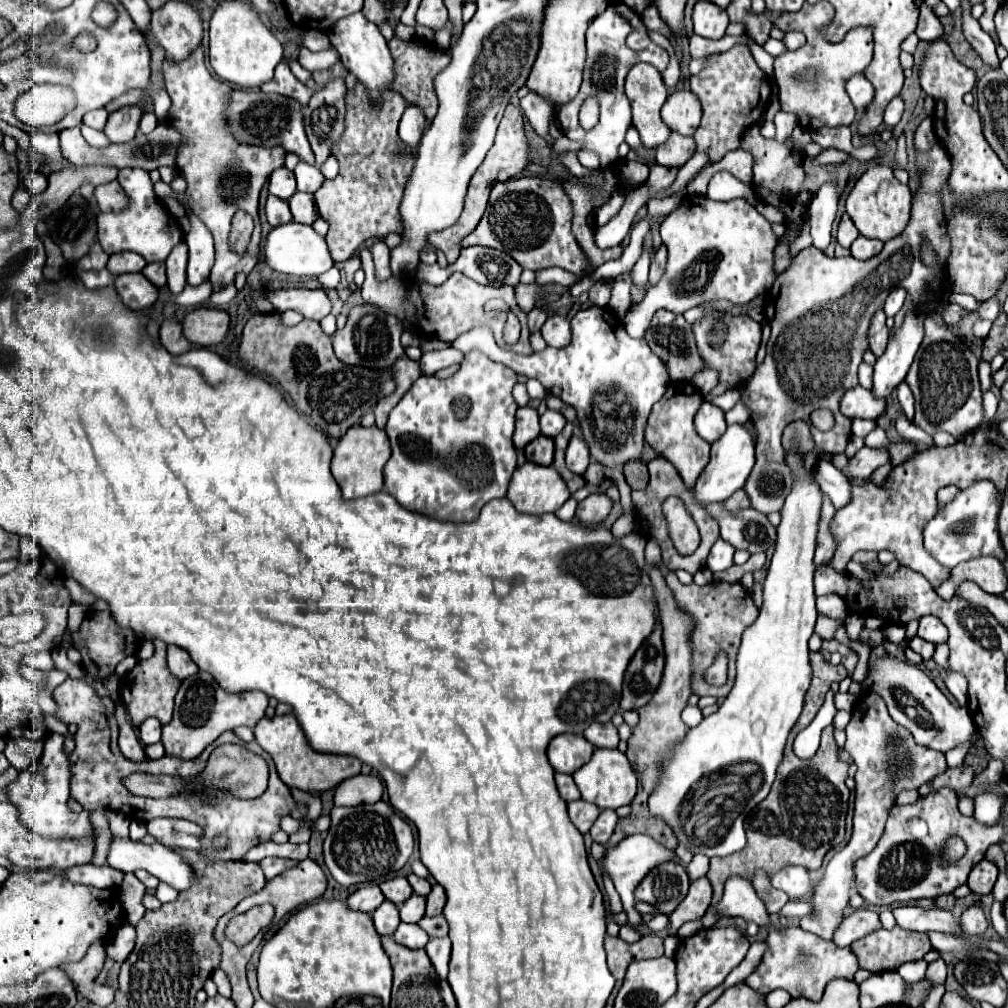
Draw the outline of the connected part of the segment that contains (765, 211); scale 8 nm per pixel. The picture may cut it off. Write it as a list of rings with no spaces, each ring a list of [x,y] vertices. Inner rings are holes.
[[[759,201],[759,203],[755,205],[755,209],[757,209],[769,223],[783,223],[783,215],[781,215],[781,211],[775,209],[773,205],[767,205],[767,203]]]

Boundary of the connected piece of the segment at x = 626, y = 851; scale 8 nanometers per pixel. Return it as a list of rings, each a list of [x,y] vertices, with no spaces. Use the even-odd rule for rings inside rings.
[[[641,833],[623,839],[623,841],[621,841],[617,847],[613,847],[613,849],[607,849],[607,855],[605,855],[605,861],[603,861],[603,869],[611,875],[611,879],[613,879],[613,883],[615,883],[615,889],[617,889],[619,895],[621,895],[623,909],[625,909],[625,913],[628,917],[628,924],[635,927],[645,926],[647,927],[647,931],[651,931],[651,933],[663,931],[663,929],[669,925],[669,917],[657,913],[651,921],[643,923],[641,915],[635,909],[633,891],[635,891],[635,887],[641,883],[641,879],[645,877],[645,873],[649,873],[649,869],[655,869],[657,865],[661,865],[661,863],[665,863],[665,861],[681,863],[681,859],[677,857],[677,853],[675,853],[673,849],[667,849],[667,847],[661,845],[659,841],[655,841],[653,837],[641,835]]]

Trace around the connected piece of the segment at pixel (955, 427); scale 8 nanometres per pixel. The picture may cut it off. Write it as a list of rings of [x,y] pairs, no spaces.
[[[925,321],[925,339],[917,351],[917,357],[905,377],[915,395],[913,423],[929,435],[947,431],[955,439],[965,437],[979,427],[983,419],[981,387],[977,377],[979,359],[967,349],[967,345],[951,331],[949,325]]]

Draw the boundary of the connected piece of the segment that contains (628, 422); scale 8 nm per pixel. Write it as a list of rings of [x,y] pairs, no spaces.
[[[605,307],[577,311],[571,319],[571,343],[563,349],[547,347],[539,353],[517,355],[501,349],[491,337],[479,345],[489,359],[507,365],[519,375],[537,379],[549,393],[555,391],[565,403],[575,407],[591,457],[605,467],[621,467],[631,459],[641,459],[647,417],[669,383],[665,363],[649,349],[647,341],[629,337],[623,325],[611,325],[619,323],[613,317]]]

